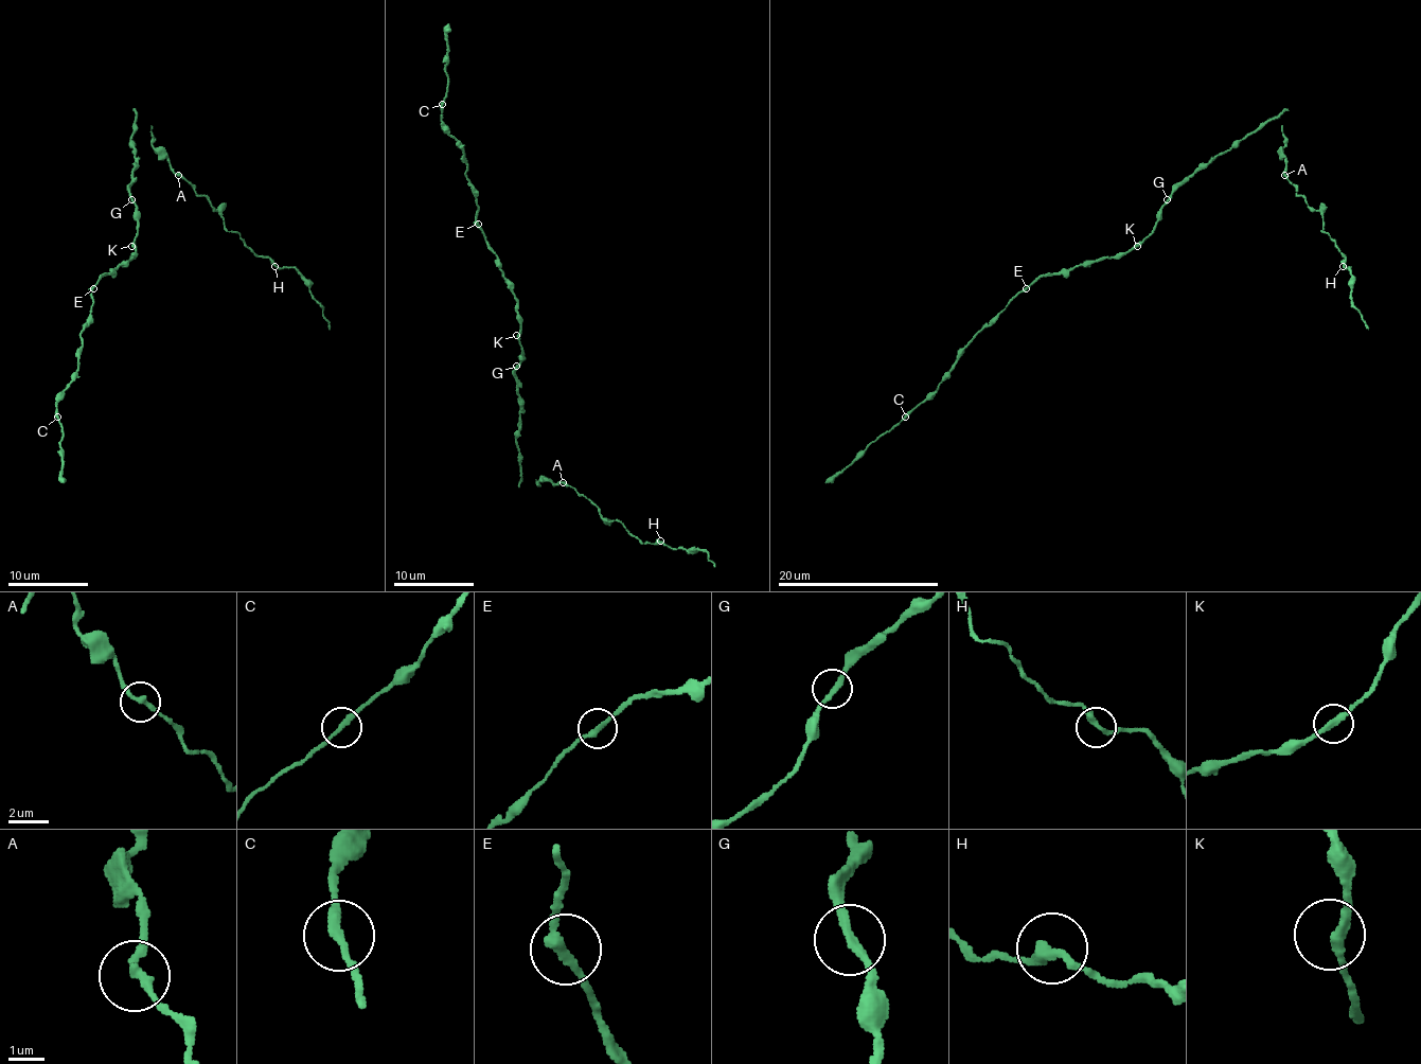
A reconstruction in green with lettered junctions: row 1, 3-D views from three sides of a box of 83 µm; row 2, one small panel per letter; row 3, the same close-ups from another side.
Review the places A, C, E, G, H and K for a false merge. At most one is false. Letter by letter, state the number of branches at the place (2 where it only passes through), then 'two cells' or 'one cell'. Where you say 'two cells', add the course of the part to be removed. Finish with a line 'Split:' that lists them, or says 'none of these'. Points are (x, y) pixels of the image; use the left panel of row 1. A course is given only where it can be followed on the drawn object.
A: 2 | one cell
C: 2 | one cell
E: 2 | one cell
G: 2 | one cell
H: 2 | one cell
K: 2 | one cell
Split: none of these

